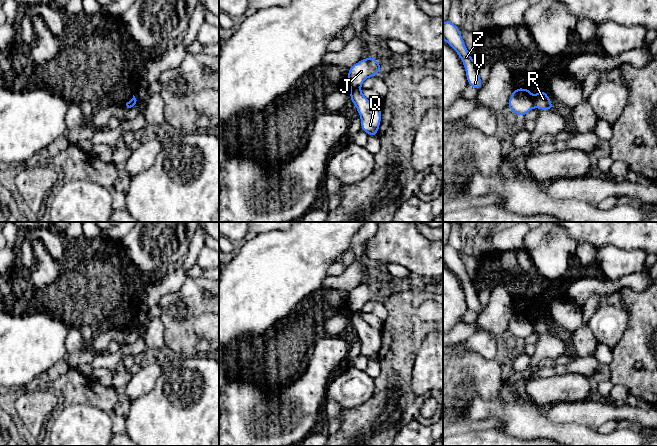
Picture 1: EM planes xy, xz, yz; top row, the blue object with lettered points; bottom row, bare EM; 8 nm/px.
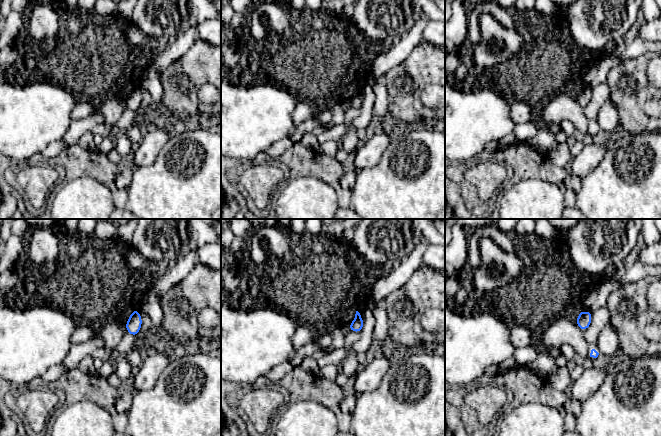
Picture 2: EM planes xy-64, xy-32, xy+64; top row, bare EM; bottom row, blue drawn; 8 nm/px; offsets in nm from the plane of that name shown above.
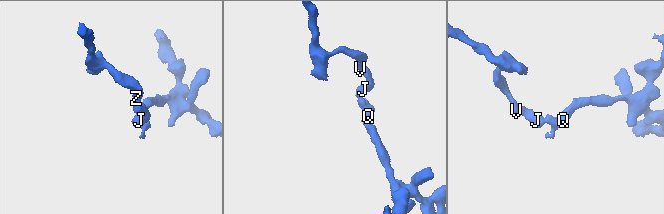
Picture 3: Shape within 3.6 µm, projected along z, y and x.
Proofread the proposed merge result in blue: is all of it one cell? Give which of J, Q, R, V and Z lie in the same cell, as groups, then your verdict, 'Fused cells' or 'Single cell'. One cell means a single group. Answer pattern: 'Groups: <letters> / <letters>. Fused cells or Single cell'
Groups: J V Z / Q R. Fused cells

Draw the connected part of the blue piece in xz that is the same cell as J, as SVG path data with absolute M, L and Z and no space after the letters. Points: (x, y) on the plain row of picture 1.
M368 280L366 283L357 286L349 292L347 302L348 309L351 313L360 313L366 302L374 301L381 295L382 293L379 286L375 282Z

